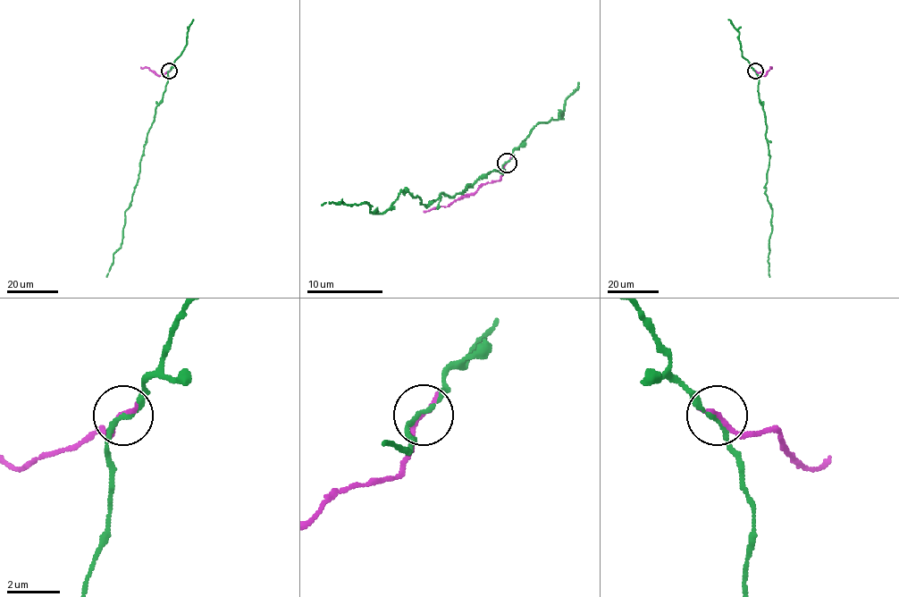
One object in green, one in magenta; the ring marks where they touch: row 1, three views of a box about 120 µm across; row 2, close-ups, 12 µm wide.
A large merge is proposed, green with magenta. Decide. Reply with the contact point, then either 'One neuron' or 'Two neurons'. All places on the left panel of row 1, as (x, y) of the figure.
Place: (169, 71). Two neurons

